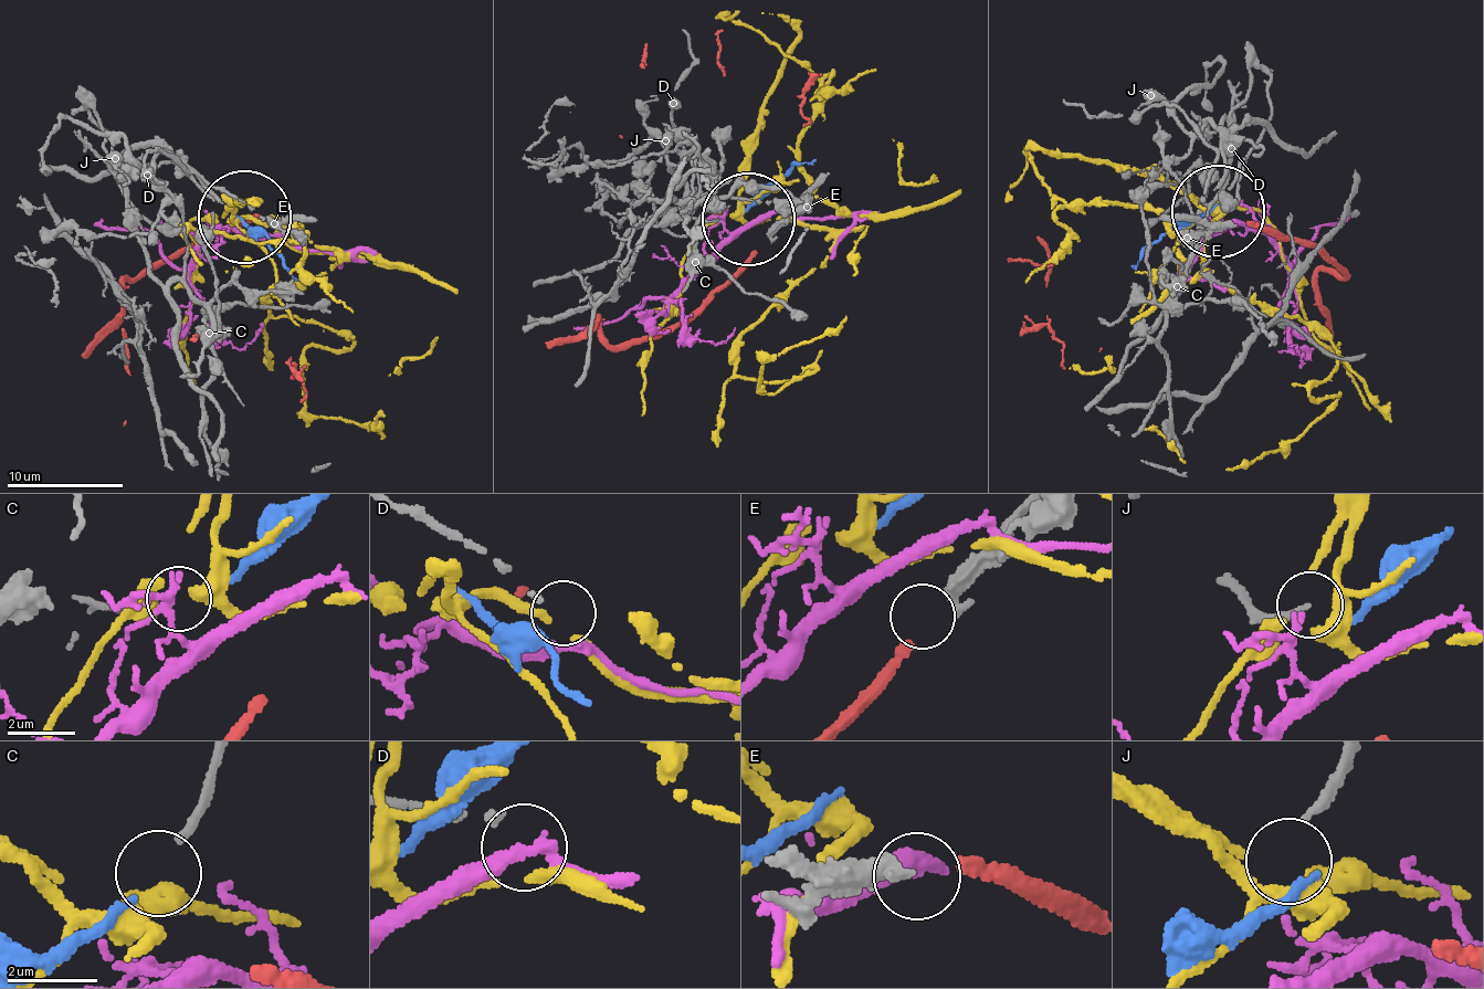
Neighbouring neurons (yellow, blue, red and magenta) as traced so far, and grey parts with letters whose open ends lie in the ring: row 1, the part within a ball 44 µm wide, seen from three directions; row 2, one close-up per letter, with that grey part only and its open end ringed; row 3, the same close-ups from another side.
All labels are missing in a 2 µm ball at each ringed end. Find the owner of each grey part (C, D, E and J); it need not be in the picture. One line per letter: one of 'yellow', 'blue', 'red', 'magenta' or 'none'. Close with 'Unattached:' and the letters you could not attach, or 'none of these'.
C: blue
D: magenta
E: red
J: none
Unattached: J

